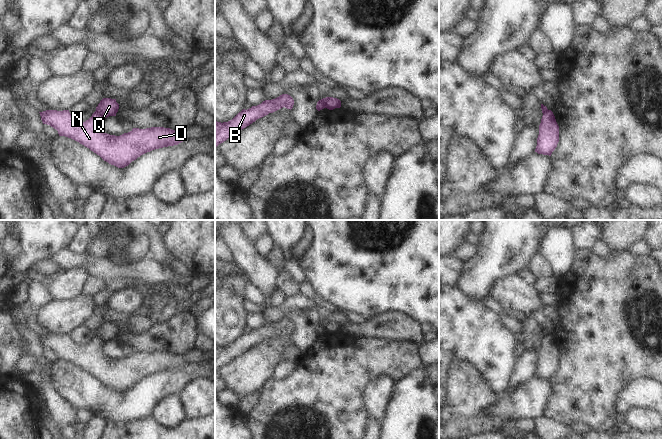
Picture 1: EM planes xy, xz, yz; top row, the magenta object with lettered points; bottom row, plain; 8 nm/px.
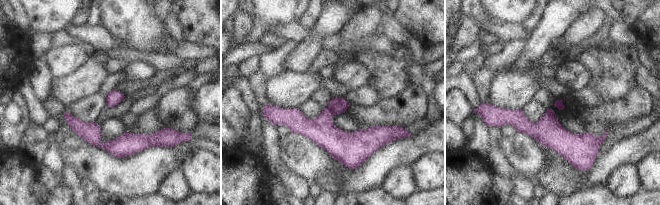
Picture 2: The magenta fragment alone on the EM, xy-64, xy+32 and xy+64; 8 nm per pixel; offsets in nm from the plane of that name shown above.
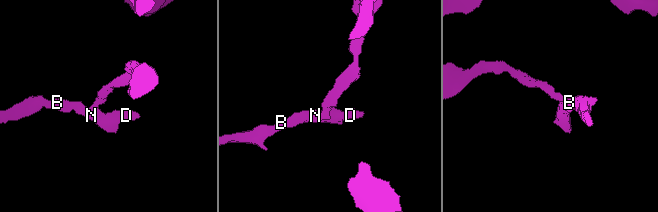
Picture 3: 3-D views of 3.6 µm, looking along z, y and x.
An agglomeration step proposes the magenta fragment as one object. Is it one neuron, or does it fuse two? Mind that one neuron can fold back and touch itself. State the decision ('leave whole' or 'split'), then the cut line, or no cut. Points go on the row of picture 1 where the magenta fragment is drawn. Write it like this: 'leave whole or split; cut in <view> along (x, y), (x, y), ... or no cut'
split; cut in xy along (96, 110), (103, 118)

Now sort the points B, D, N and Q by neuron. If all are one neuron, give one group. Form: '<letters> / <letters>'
B D N / Q

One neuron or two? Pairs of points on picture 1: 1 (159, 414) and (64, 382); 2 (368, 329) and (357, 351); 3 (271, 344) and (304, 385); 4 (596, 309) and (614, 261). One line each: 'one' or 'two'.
1: two
2: two
3: two
4: one

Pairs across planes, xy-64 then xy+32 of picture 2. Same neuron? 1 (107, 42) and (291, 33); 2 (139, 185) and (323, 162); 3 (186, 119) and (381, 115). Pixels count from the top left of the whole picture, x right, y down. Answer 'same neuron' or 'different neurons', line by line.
1: same neuron
2: same neuron
3: same neuron

